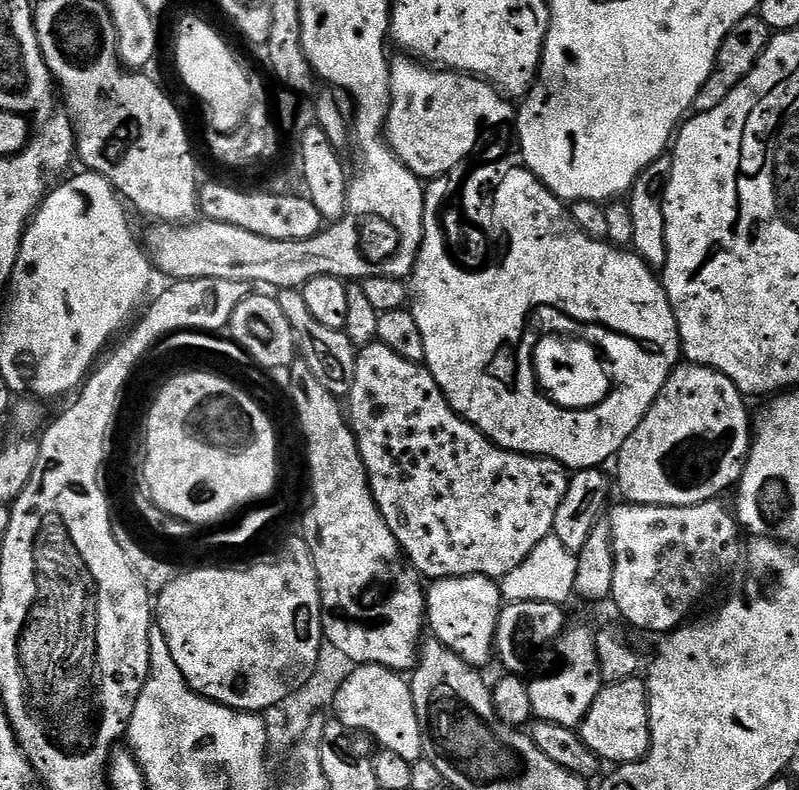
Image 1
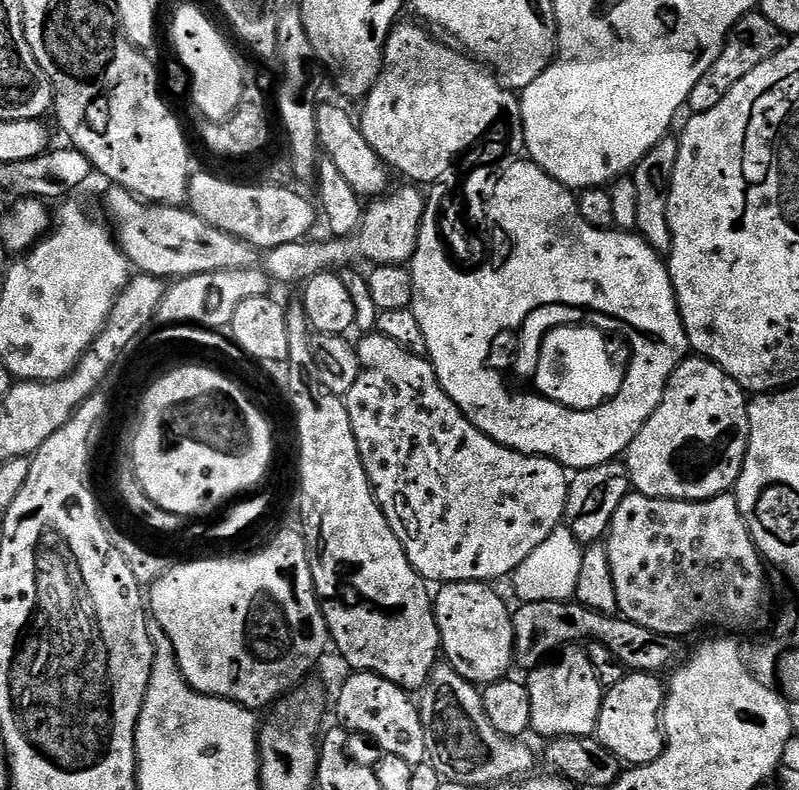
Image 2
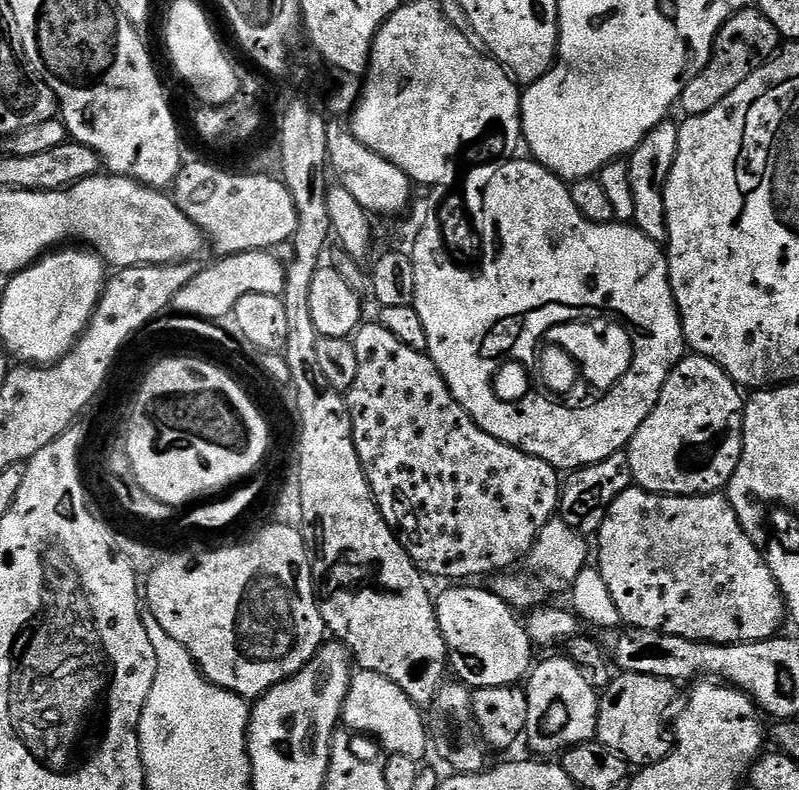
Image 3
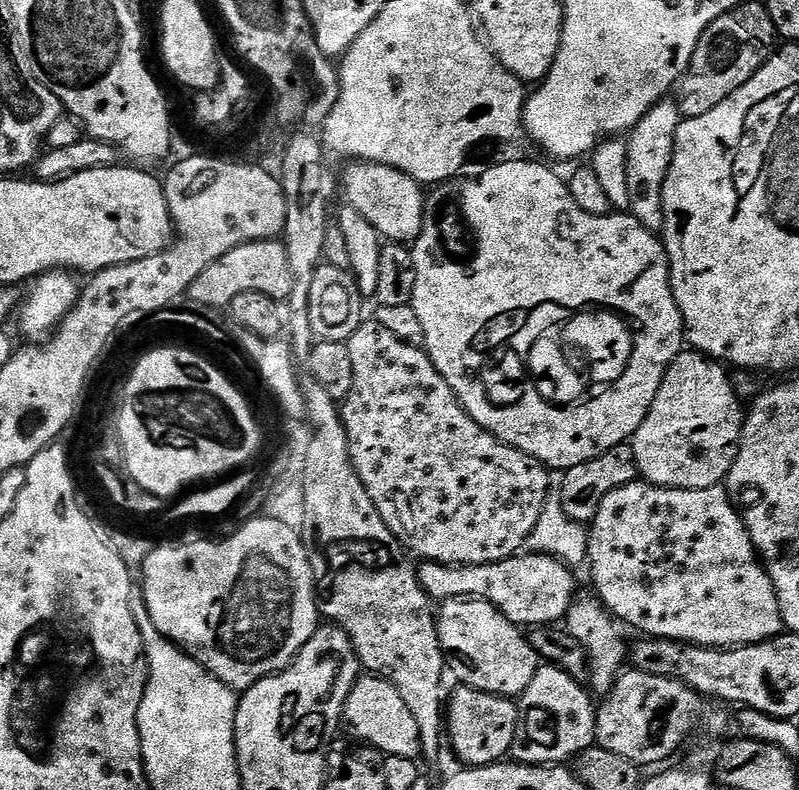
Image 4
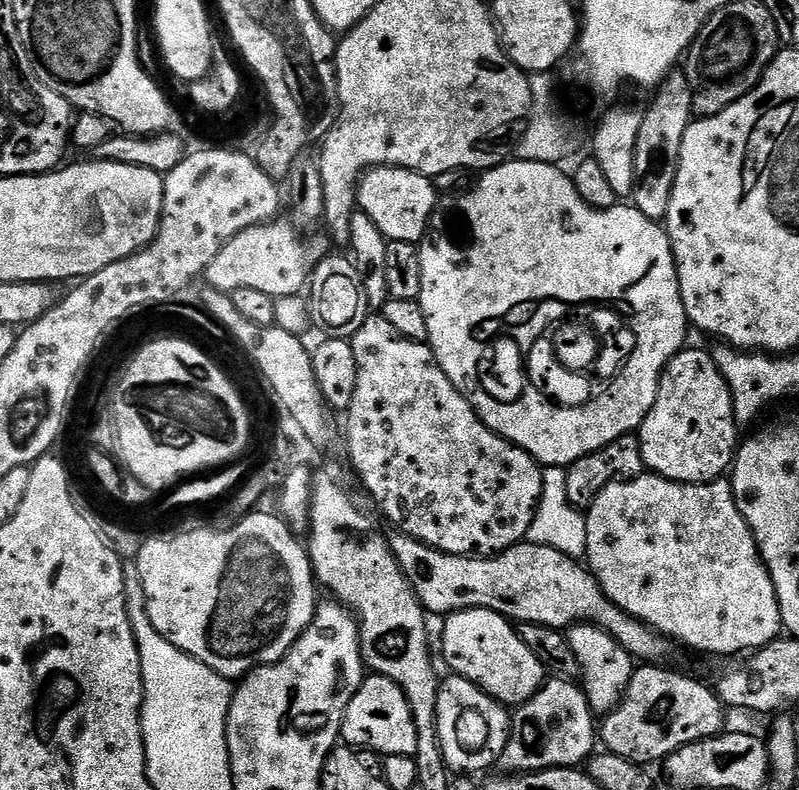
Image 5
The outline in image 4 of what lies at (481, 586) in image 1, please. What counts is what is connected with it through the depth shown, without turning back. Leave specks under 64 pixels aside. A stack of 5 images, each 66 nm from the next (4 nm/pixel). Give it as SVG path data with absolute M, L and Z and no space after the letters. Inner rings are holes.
M471 598L445 600L438 608L436 629L447 667L451 675L453 672L460 679L461 685L476 688L480 692L489 692L495 696L519 698L524 695L524 691L536 676L538 657L532 648L532 643L517 625L511 624L490 602Z

